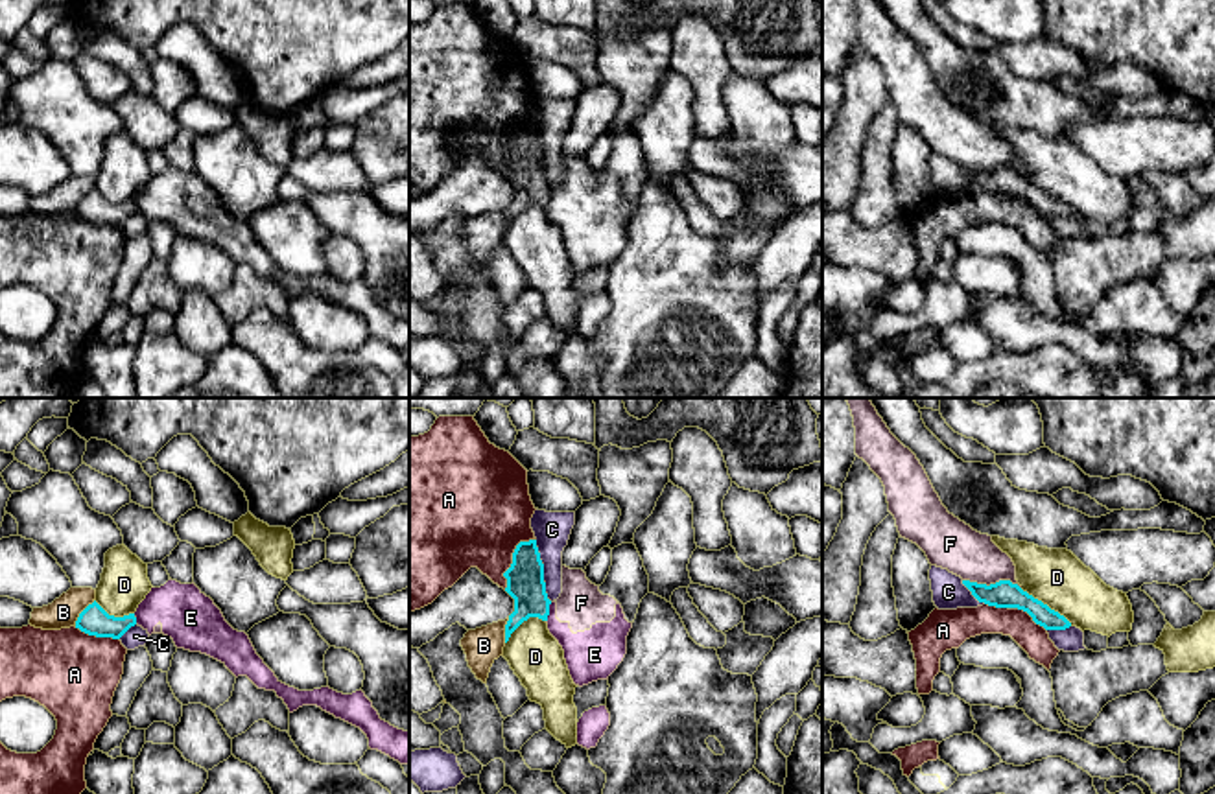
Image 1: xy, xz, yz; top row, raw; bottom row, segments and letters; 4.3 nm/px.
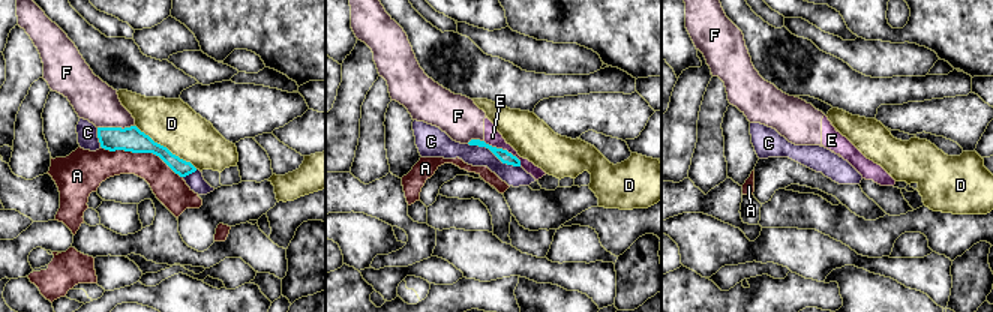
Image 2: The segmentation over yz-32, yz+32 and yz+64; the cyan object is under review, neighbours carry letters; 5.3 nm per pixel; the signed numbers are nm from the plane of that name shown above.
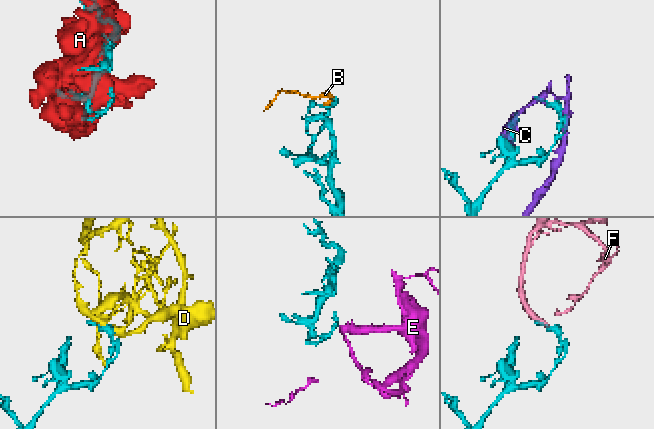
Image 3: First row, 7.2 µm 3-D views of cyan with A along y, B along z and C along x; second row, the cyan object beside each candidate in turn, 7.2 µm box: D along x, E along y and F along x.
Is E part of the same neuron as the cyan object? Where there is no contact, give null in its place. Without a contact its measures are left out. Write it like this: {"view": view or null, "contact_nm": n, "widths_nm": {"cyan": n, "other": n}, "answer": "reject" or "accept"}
{"view": "xz", "contact_nm": 90, "widths_nm": {"cyan": 160, "other": 200}, "answer": "reject"}

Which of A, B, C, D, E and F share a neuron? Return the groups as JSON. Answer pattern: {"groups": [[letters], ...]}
{"groups": [["A"], ["B"], ["C"], ["D"], ["E", "F"]]}

